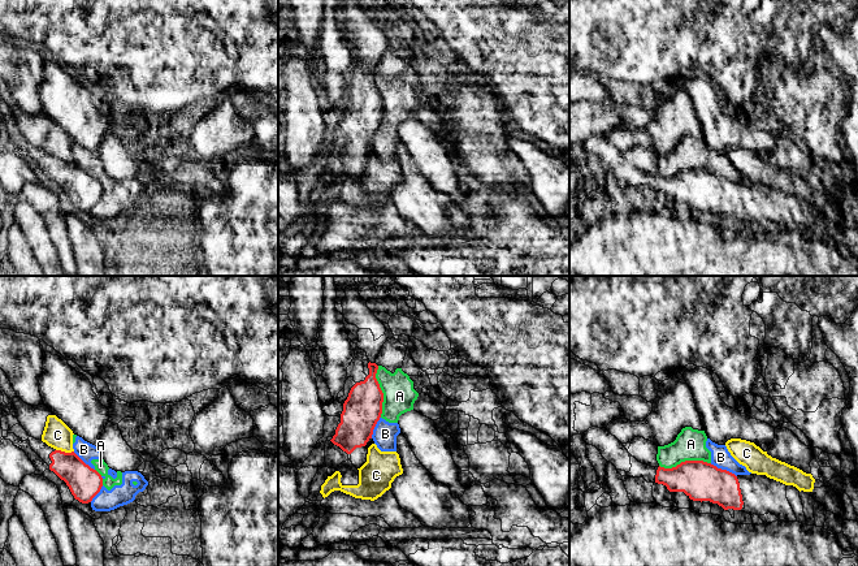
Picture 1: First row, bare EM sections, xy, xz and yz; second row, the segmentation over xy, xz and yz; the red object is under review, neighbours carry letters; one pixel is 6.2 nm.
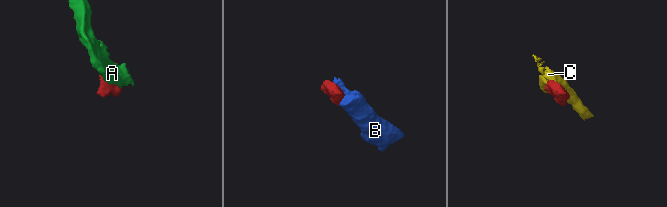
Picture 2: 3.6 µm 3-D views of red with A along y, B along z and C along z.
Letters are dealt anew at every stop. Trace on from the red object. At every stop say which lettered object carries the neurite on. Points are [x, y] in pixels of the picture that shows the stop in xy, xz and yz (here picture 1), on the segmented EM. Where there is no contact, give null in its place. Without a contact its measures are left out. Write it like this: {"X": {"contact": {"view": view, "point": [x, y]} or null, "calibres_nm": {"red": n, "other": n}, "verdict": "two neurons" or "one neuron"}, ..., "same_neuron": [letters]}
{"A": {"contact": {"view": "xz", "point": [381, 392]}, "calibres_nm": {"red": 240, "other": 200}, "verdict": "two neurons"}, "B": {"contact": {"view": "yz", "point": [723, 470]}, "calibres_nm": {"red": 240, "other": 120}, "verdict": "two neurons"}, "C": {"contact": {"view": "xy", "point": [64, 452]}, "calibres_nm": {"red": 200, "other": 170}, "verdict": "two neurons"}, "same_neuron": []}

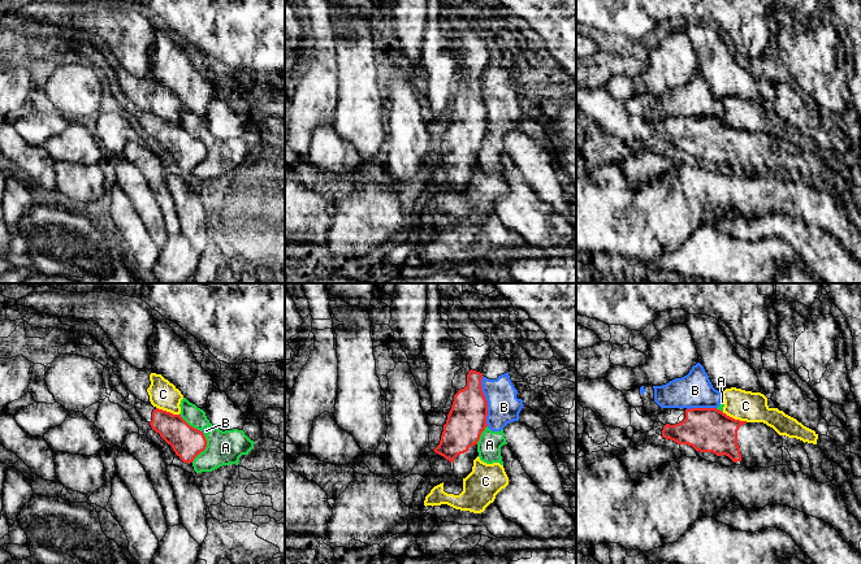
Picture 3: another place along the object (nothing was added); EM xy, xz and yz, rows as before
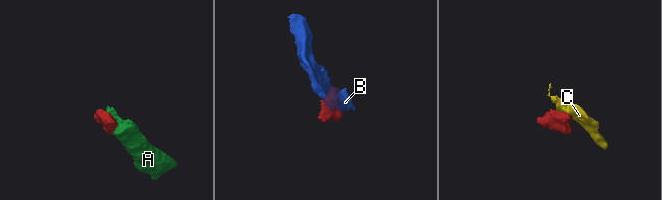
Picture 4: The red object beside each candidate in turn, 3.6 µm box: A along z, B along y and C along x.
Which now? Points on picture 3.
{"A": {"contact": {"view": "xy", "point": [203, 435]}, "calibres_nm": {"red": 200, "other": 200}, "verdict": "two neurons"}, "B": {"contact": {"view": "xz", "point": [485, 400]}, "calibres_nm": {"red": 240, "other": 200}, "verdict": "two neurons"}, "C": {"contact": {"view": "yz", "point": [734, 419]}, "calibres_nm": {"red": 280, "other": 190}, "verdict": "two neurons"}, "same_neuron": []}

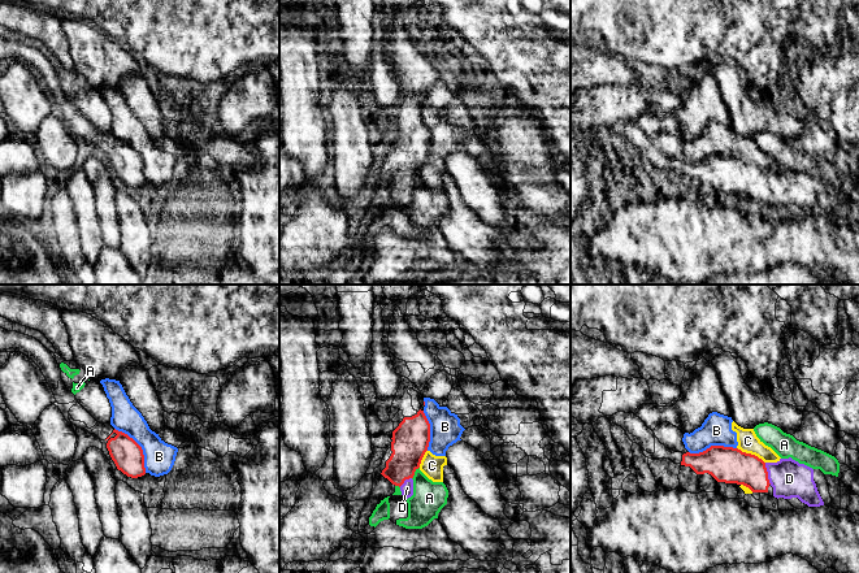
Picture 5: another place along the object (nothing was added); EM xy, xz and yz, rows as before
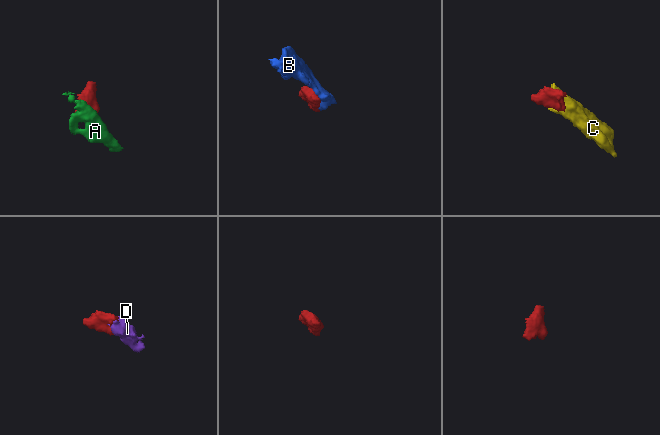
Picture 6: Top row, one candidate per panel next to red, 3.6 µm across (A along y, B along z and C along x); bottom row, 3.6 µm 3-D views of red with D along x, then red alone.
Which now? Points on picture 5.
{"A": {"contact": {"view": "xz", "point": [413, 473]}, "calibres_nm": {"red": 220, "other": 200}, "verdict": "two neurons"}, "B": {"contact": {"view": "xy", "point": [141, 447]}, "calibres_nm": {"red": 190, "other": 190}, "verdict": "two neurons"}, "C": {"contact": {"view": "yz", "point": [750, 454]}, "calibres_nm": {"red": 220, "other": 130}, "verdict": "two neurons"}, "D": {"contact": {"view": "yz", "point": [767, 473]}, "calibres_nm": {"red": 220, "other": 240}, "verdict": "one neuron"}, "same_neuron": ["D"]}

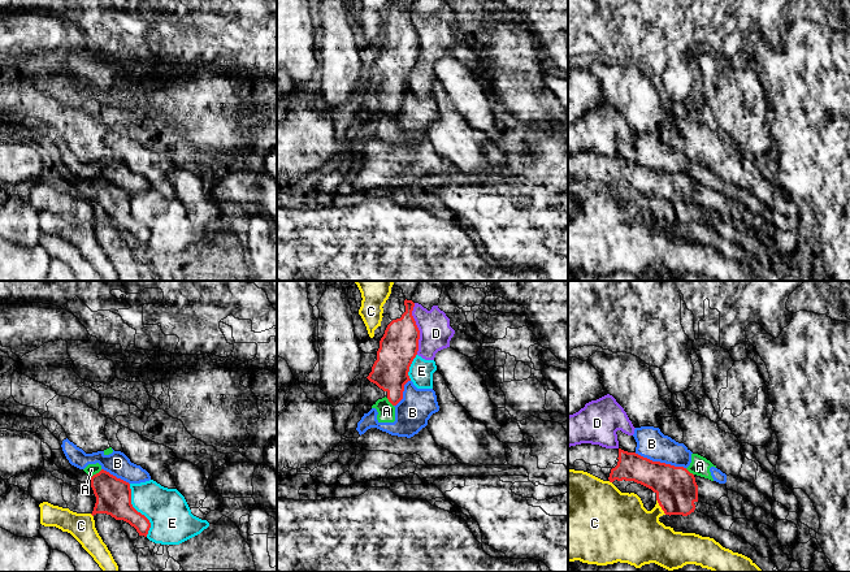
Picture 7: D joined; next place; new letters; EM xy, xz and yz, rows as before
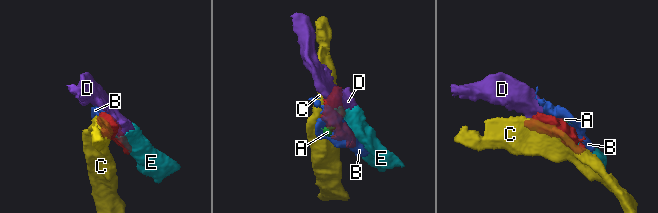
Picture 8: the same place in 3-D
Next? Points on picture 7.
{"A": {"contact": {"view": "xy", "point": [96, 473]}, "calibres_nm": {"red": 220, "other": 70}, "verdict": "two neurons"}, "B": {"contact": {"view": "yz", "point": [659, 462]}, "calibres_nm": {"red": 260, "other": 190}, "verdict": "two neurons"}, "C": {"contact": {"view": "yz", "point": [660, 506]}, "calibres_nm": {"red": 260, "other": 360}, "verdict": "two neurons"}, "D": {"contact": {"view": "xz", "point": [417, 329]}, "calibres_nm": {"red": 240, "other": 200}, "verdict": "two neurons"}, "E": {"contact": {"view": "xy", "point": [137, 511]}, "calibres_nm": {"red": 220, "other": 280}, "verdict": "two neurons"}, "same_neuron": []}

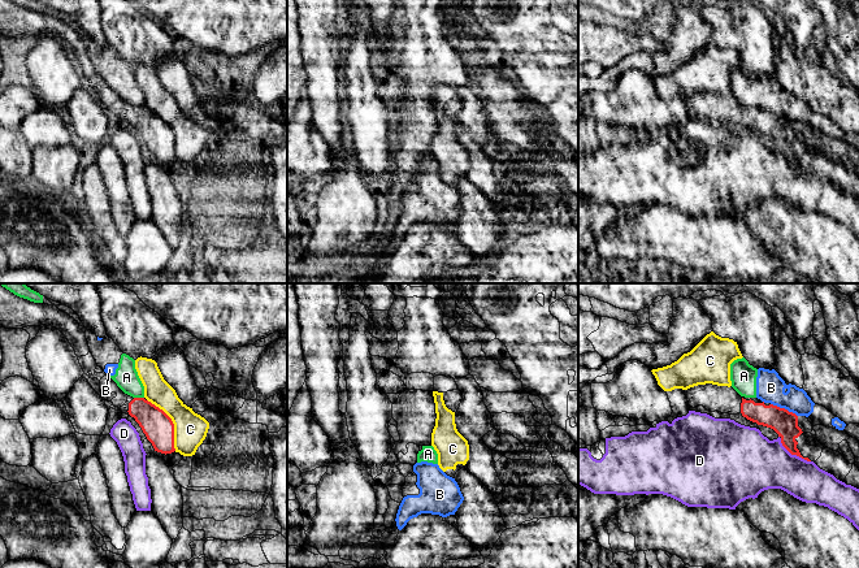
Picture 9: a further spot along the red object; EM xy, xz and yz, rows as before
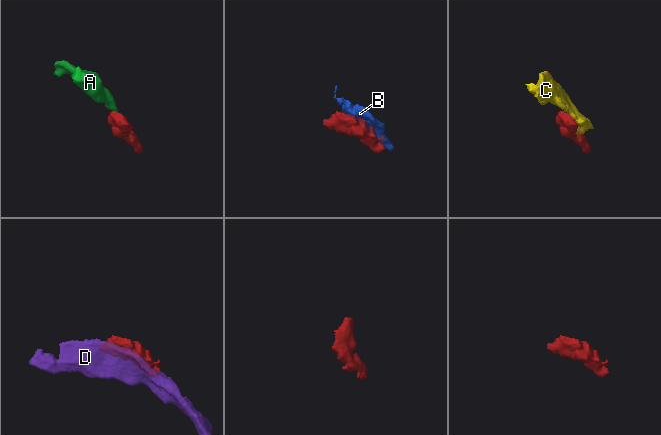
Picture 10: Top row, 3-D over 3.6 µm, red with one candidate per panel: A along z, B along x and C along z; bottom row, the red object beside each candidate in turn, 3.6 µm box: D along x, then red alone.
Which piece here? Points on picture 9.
{"A": {"contact": {"view": "xy", "point": [139, 398]}, "calibres_nm": {"red": 190, "other": 150}, "verdict": "two neurons"}, "B": {"contact": {"view": "yz", "point": [784, 408]}, "calibres_nm": {"red": 160, "other": 180}, "verdict": "two neurons"}, "C": {"contact": {"view": "xy", "point": [172, 423]}, "calibres_nm": {"red": 190, "other": 200}, "verdict": "two neurons"}, "D": {"contact": {"view": "yz", "point": [792, 454]}, "calibres_nm": {"red": 160, "other": 360}, "verdict": "two neurons"}, "same_neuron": []}

